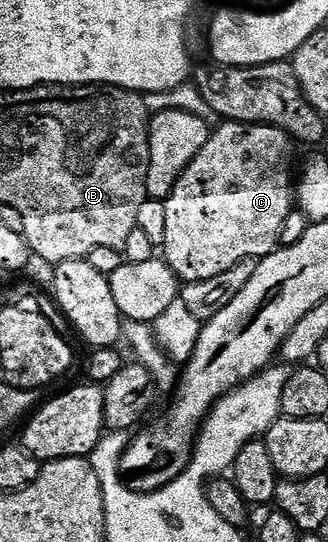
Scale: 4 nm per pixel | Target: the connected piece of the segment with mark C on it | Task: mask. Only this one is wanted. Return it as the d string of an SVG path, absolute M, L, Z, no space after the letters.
M222 122L219 125L207 140L205 137L201 141L194 160L182 169L182 177L164 201L166 225L160 252L167 267L186 284L216 278L216 274L224 274L237 264L269 256L279 247L282 228L292 213L290 167L294 164L295 145L290 137L266 124Z

